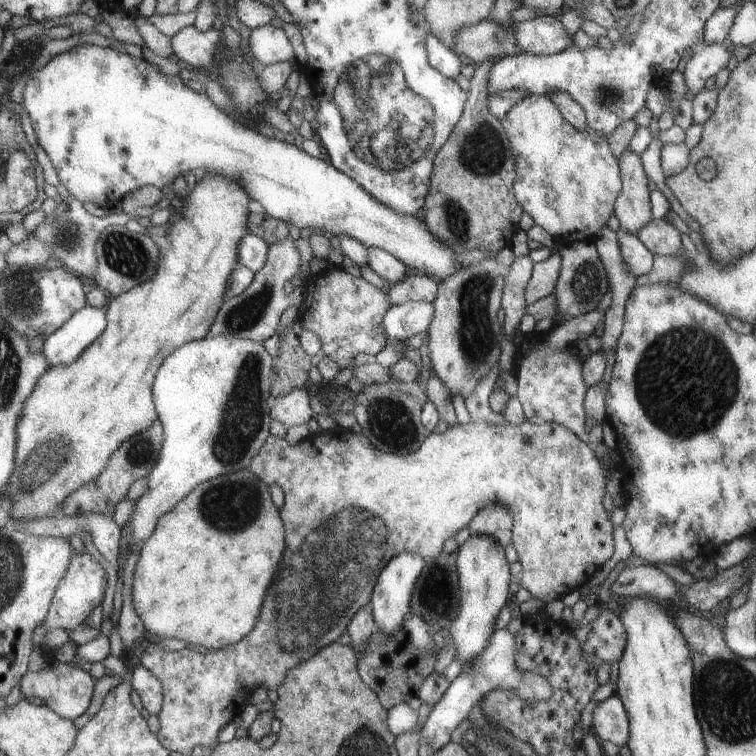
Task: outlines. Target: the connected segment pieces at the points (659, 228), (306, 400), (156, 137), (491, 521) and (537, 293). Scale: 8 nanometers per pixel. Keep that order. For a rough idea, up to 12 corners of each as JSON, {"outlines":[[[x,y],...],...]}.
{"outlines":[[[665,217],[636,236],[652,254],[684,252],[678,231]],[[306,389],[275,398],[274,420],[287,428],[314,413]],[[83,43],[23,98],[74,199],[116,211],[198,168],[294,231],[460,270],[418,215]],[[490,503],[467,527],[472,536],[494,537],[505,548],[513,535],[504,503]],[[557,248],[534,264],[525,288],[528,305],[555,292],[561,256]]]}

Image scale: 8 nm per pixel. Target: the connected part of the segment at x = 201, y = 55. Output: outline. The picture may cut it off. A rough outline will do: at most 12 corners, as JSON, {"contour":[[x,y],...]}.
{"contour":[[193,24],[171,36],[174,54],[207,72],[221,43],[213,27]]}

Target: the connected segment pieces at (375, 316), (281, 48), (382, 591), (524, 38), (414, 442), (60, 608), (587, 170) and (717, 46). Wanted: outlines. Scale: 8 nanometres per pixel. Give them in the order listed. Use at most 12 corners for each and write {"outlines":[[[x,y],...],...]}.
{"outlines":[[[344,269],[311,276],[297,320],[345,369],[387,345],[391,304]],[[252,29],[250,52],[261,67],[289,62],[303,70],[283,29]],[[404,551],[387,564],[370,604],[379,630],[403,627],[424,558]],[[559,16],[516,23],[524,53],[553,55],[574,42]],[[418,380],[365,385],[352,413],[383,453],[418,450]],[[74,555],[57,587],[34,644],[50,628],[75,629],[106,586],[102,565]],[[546,95],[502,119],[517,201],[558,244],[598,236],[624,186],[604,133]],[[726,44],[695,49],[683,75],[699,93],[732,56]]]}

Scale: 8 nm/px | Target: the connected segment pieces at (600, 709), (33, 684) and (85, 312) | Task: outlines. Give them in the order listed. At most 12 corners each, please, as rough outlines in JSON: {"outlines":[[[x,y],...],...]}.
{"outlines":[[[618,694],[592,712],[596,734],[623,747],[629,718]],[[47,655],[26,672],[26,700],[38,696],[67,719],[90,706],[96,680]],[[86,305],[47,336],[50,367],[74,362],[107,327],[106,308]]]}

